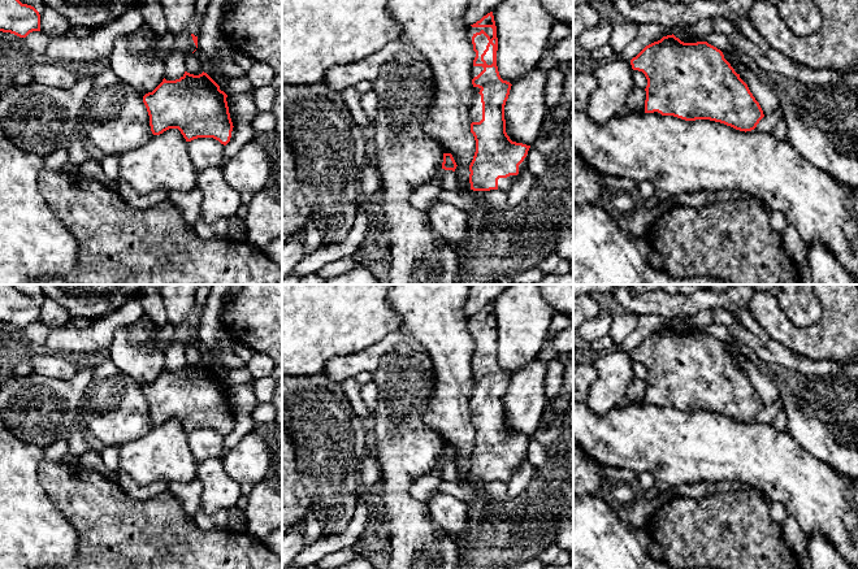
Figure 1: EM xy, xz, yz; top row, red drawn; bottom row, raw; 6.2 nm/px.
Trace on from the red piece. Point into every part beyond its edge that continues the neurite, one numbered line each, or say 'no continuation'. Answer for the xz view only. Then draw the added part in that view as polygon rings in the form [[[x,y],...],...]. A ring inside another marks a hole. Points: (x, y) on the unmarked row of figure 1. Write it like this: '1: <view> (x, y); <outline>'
1: xz (471, 321); [[[469,317],[468,323],[467,323],[467,329],[468,329],[469,335],[471,335],[472,339],[473,339],[472,327],[476,323],[480,323],[481,321],[484,321],[490,327],[490,330],[493,329],[493,320],[491,318],[472,318],[472,317]]]
2: xz (503, 474); [[[510,466],[507,469],[498,470],[498,481],[507,483],[511,475],[515,473],[516,466]]]

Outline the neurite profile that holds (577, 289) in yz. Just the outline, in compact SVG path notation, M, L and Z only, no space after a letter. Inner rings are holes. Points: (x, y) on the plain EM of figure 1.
M573 284L573 295L610 294L612 295L618 286L630 288L634 284Z

